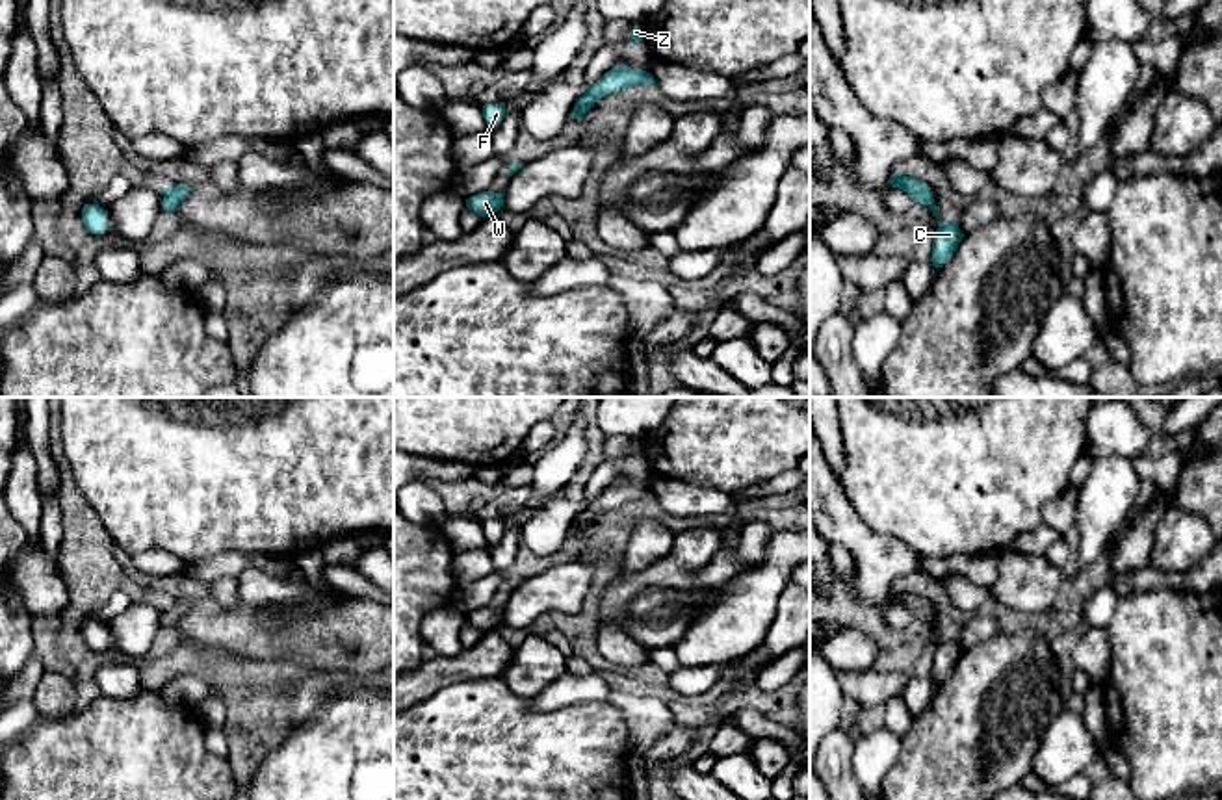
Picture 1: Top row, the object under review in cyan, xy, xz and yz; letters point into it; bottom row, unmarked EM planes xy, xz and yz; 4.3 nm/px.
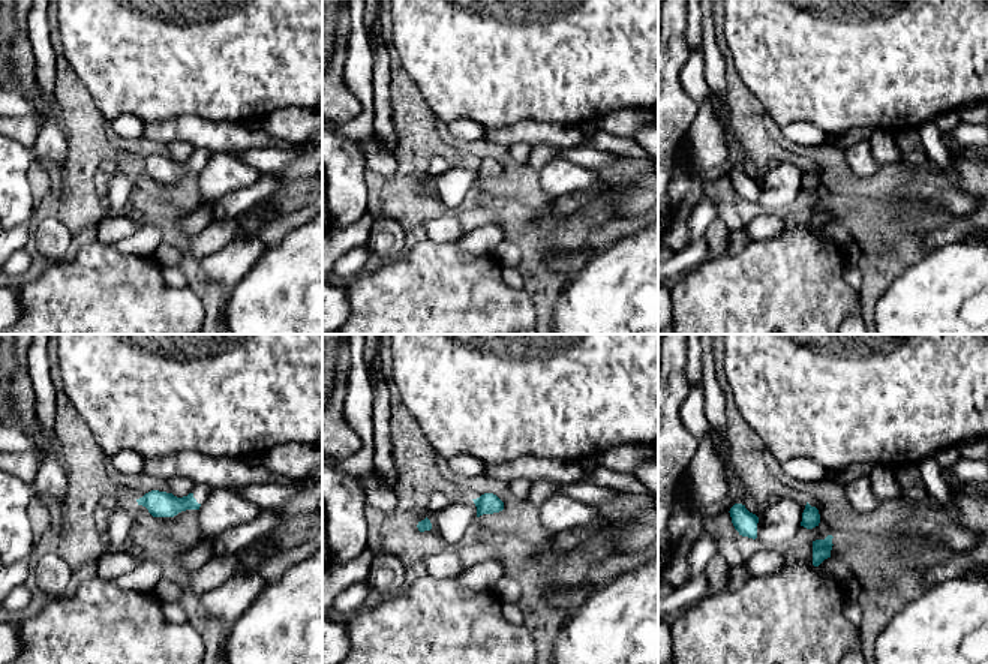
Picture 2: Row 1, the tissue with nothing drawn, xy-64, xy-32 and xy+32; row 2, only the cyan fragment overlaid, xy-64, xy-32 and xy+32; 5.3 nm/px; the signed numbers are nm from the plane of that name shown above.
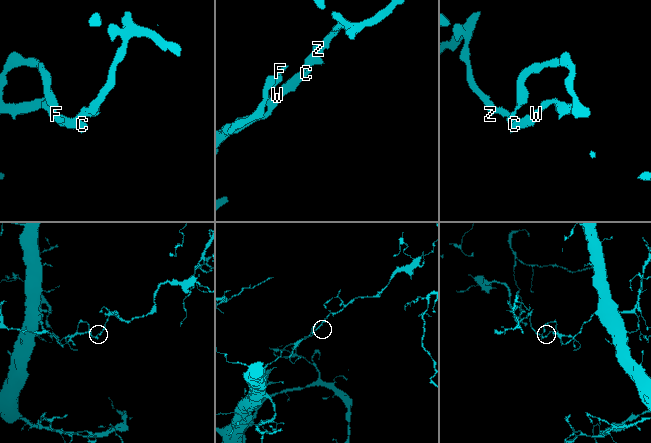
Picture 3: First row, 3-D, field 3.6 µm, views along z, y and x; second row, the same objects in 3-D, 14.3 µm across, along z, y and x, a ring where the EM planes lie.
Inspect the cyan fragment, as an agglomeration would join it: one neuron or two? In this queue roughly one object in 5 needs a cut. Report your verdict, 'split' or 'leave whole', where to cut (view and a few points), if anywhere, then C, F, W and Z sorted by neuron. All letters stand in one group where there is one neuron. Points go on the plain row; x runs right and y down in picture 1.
leave whole; cut none; groups C F W Z

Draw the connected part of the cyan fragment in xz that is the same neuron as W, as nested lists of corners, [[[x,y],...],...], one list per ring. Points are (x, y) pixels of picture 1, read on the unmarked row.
[[[488,605],[466,614],[466,622],[474,626],[477,631],[488,633],[494,631],[503,622],[503,613],[505,607],[498,611]]]

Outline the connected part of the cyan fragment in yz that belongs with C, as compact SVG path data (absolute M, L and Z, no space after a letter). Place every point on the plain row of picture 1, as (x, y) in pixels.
M938 637L930 674L936 685L942 683L953 672L962 653L964 650L960 648L956 637Z

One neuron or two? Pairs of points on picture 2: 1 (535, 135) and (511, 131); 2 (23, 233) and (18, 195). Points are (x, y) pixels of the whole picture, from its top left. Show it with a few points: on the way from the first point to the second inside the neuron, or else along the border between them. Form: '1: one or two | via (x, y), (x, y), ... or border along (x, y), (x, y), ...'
1: one | via (529, 132), (517, 132)
2: two | border along (27, 221), (15, 227)

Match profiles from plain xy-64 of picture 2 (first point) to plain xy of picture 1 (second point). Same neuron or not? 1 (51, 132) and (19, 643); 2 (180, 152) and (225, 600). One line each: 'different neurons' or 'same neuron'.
1: same neuron
2: same neuron

